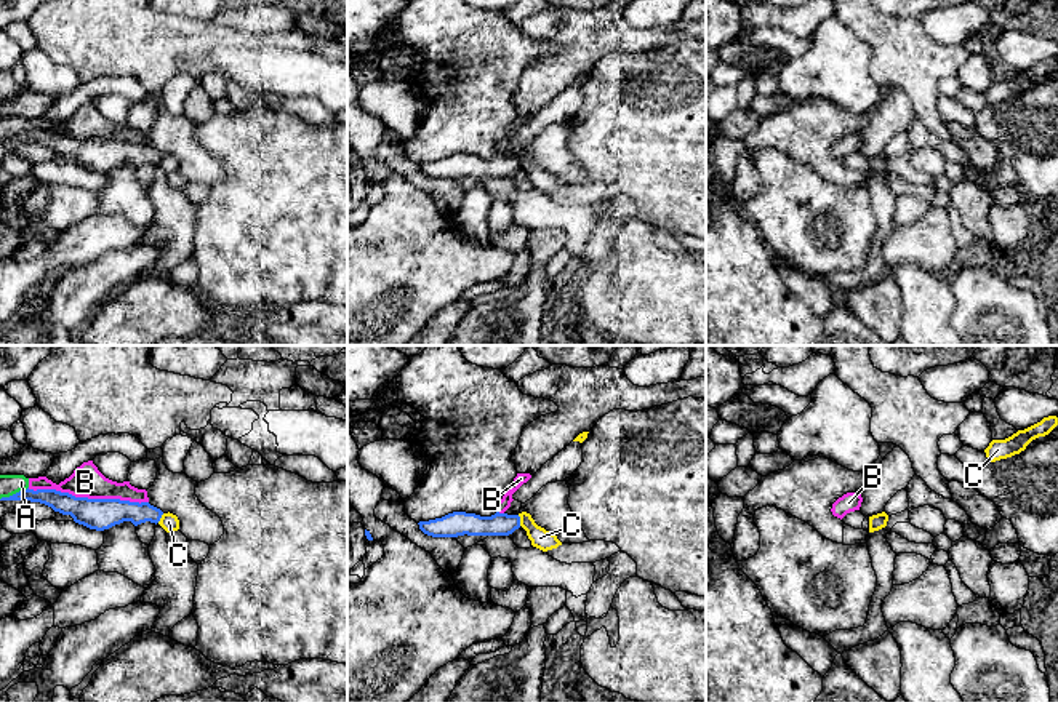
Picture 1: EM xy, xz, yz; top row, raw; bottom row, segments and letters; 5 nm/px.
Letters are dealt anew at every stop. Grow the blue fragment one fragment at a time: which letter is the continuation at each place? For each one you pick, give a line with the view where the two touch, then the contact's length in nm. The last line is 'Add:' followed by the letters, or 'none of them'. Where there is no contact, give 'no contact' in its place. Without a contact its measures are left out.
Add: none of them

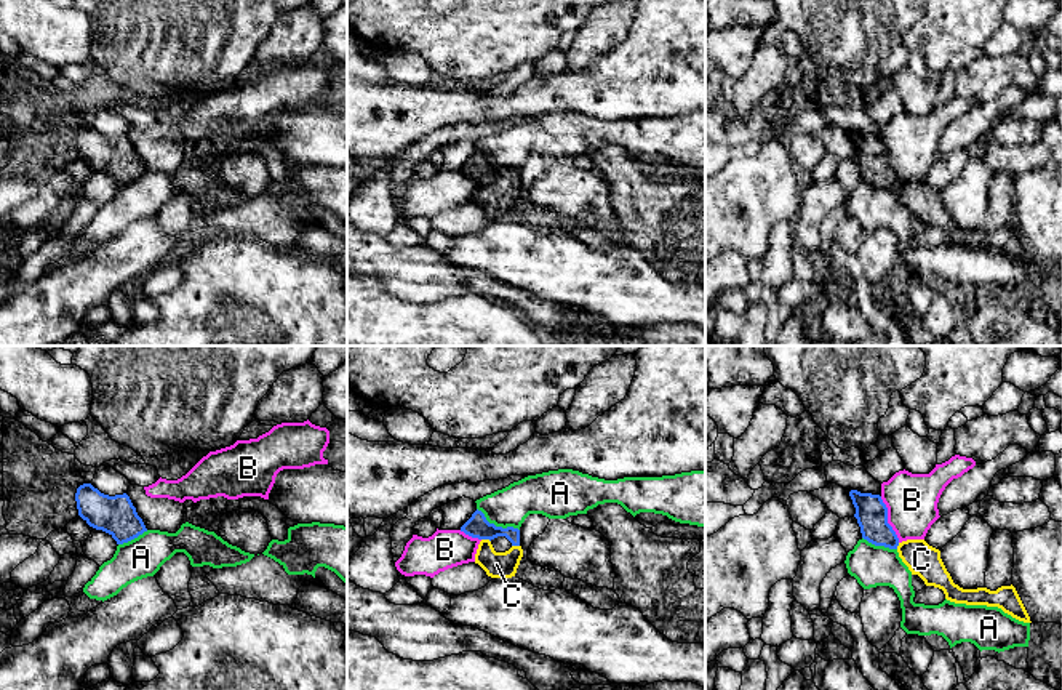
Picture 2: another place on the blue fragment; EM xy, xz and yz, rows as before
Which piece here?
C: xz | 50 nm
Add: C

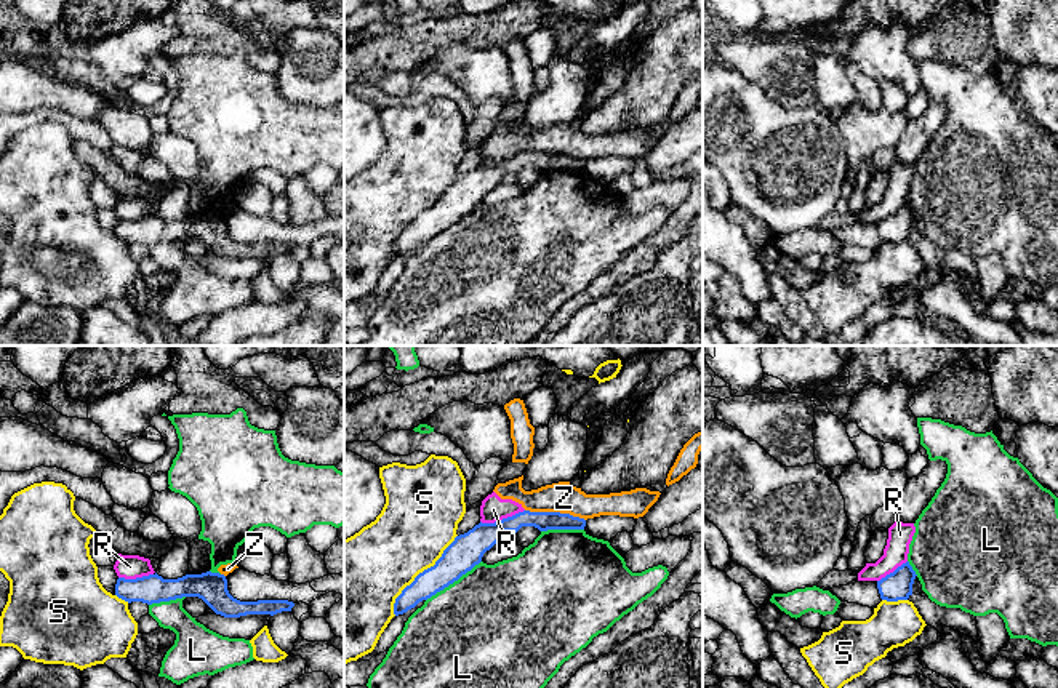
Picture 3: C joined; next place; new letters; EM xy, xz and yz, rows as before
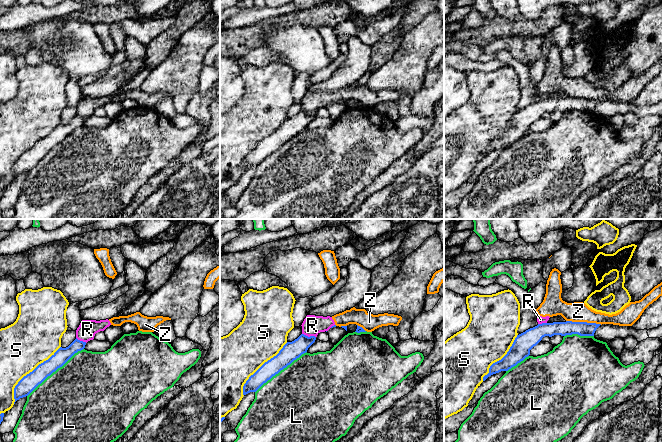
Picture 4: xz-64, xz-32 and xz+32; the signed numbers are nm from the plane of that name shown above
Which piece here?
Add: none of them

